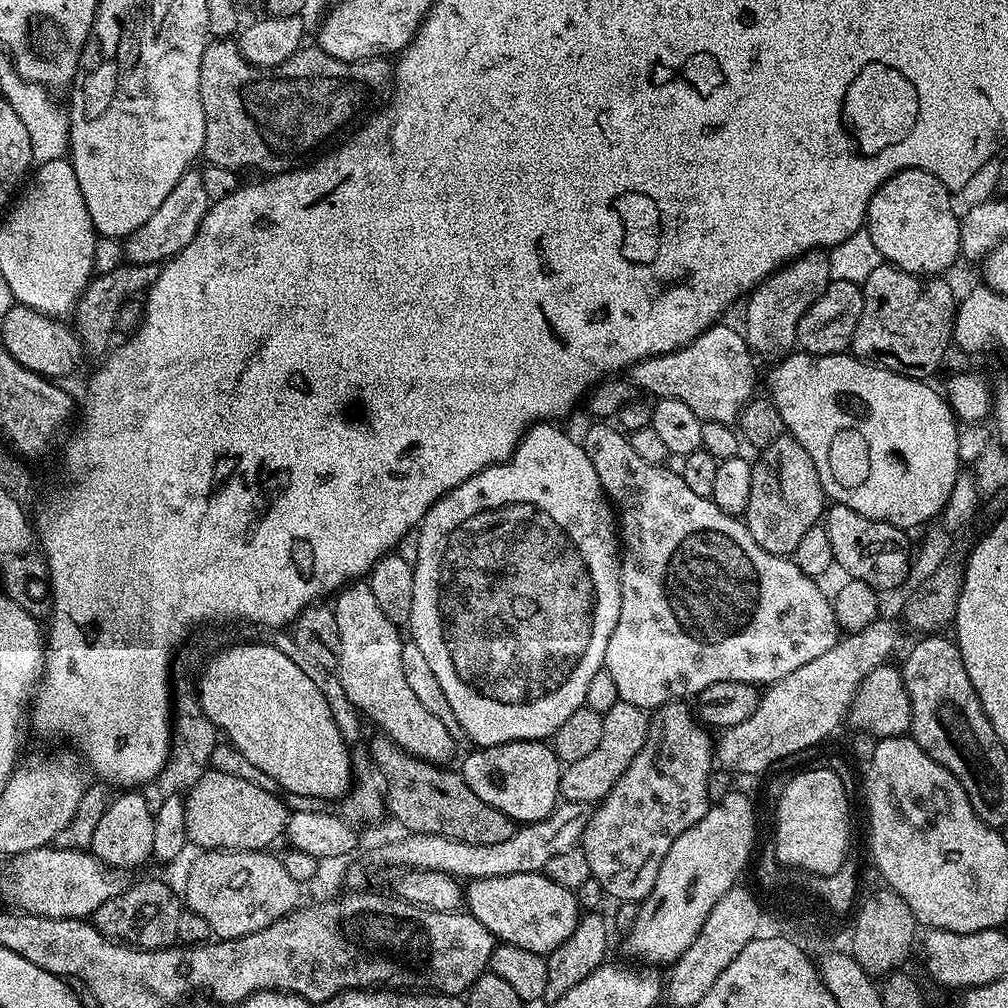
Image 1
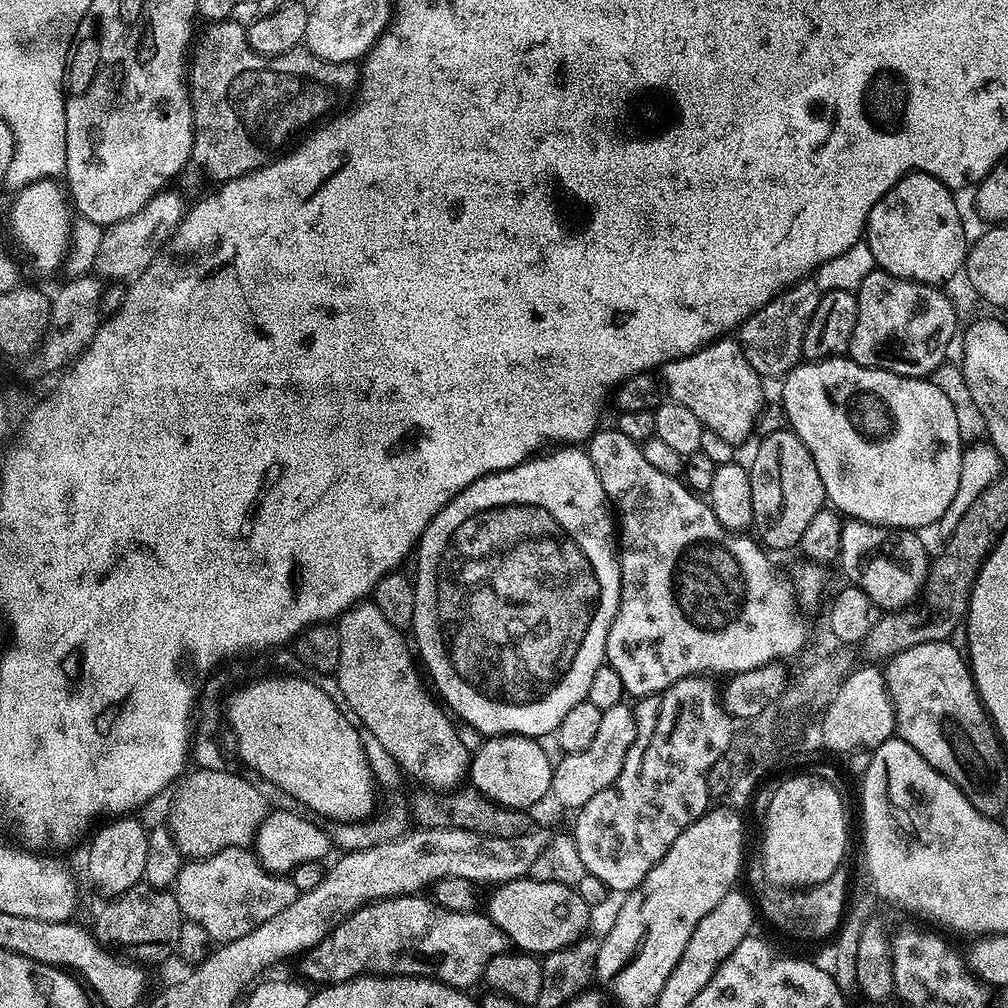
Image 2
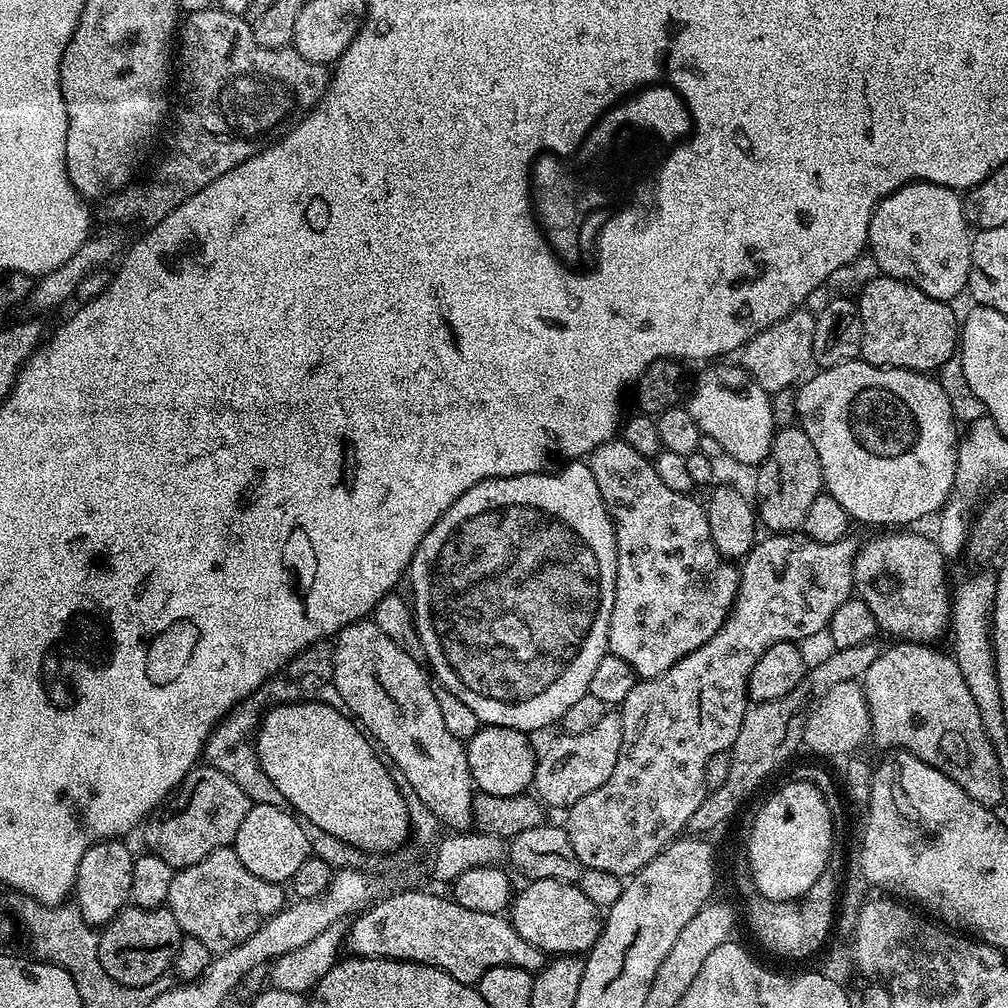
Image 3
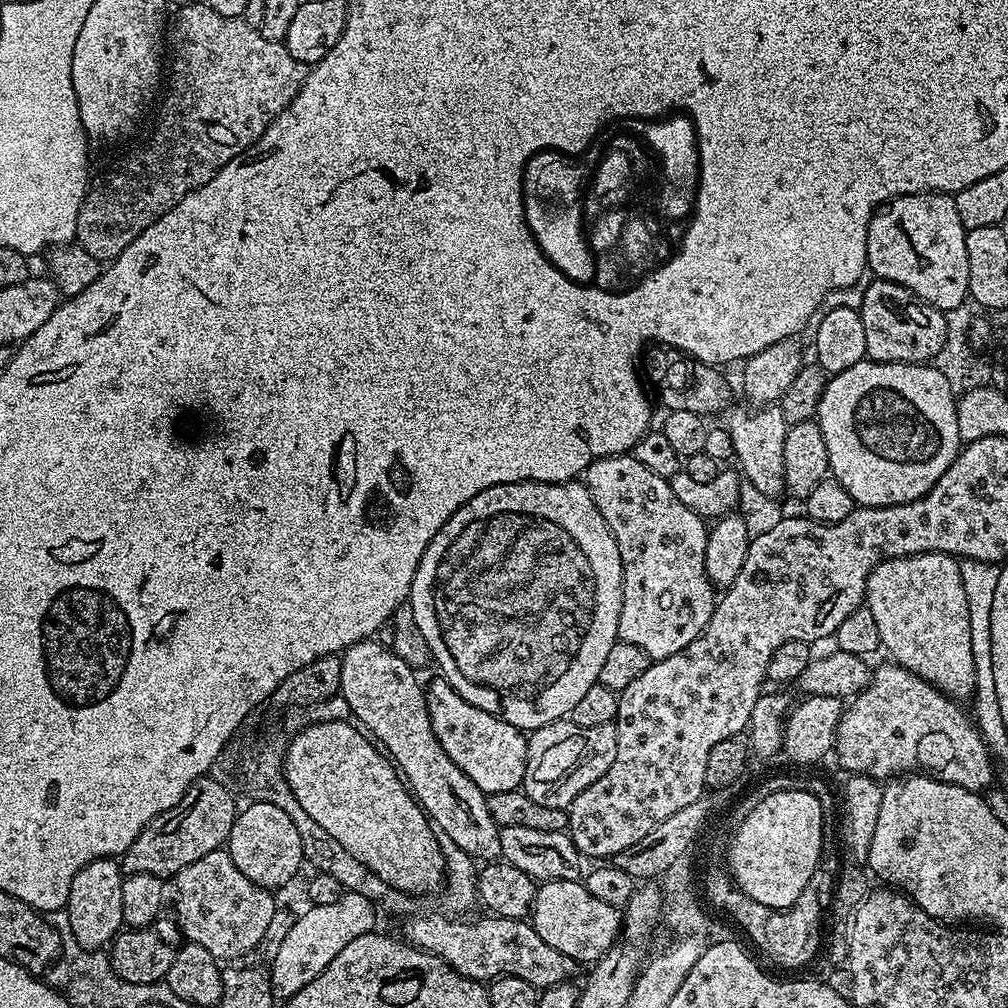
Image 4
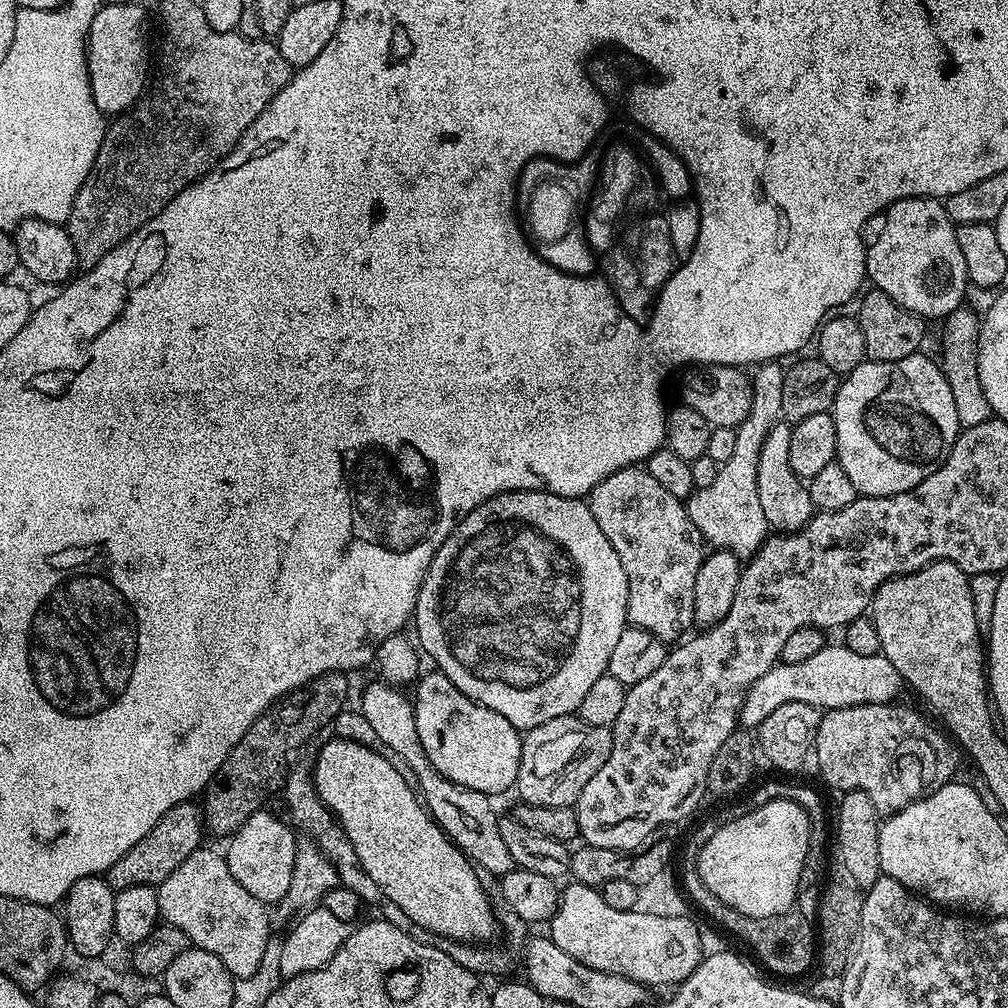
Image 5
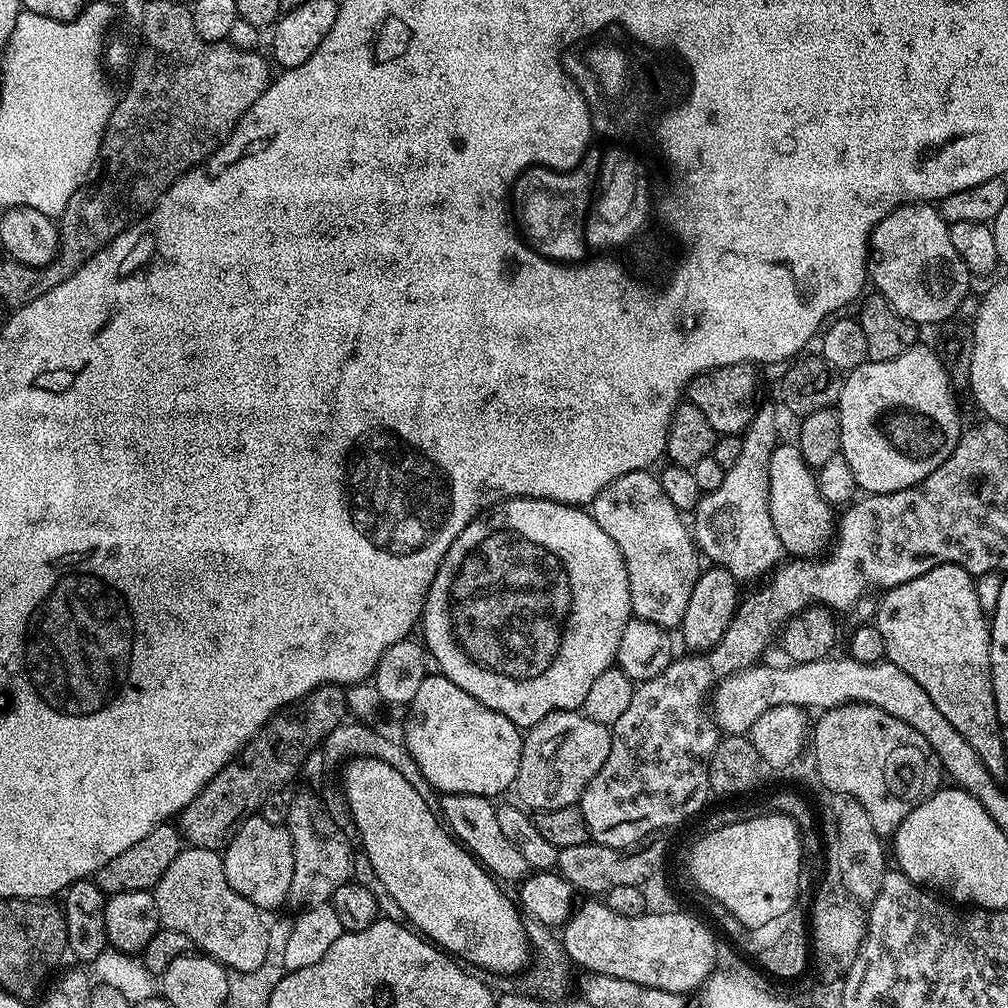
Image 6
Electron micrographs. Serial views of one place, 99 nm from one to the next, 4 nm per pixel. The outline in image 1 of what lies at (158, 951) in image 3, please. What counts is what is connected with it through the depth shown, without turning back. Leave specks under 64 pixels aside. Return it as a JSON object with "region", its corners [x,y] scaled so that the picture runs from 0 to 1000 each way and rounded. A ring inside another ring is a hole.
{"region":[[[141,873],[137,877],[132,876],[121,887],[101,895],[101,899],[97,899],[97,903],[91,906],[89,915],[108,933],[130,937],[133,940],[169,940],[176,936],[177,911],[180,904],[180,890],[171,886],[169,878],[162,877],[159,873]]]}

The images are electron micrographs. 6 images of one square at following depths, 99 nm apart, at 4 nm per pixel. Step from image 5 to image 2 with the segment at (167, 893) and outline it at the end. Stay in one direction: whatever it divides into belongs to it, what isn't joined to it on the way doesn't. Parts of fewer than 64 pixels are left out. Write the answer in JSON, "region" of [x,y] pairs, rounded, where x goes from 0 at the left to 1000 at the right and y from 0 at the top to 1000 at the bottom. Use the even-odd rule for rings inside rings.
{"region":[[[225,841],[199,853],[184,855],[179,860],[173,888],[183,913],[200,919],[210,934],[226,937],[284,903],[296,886],[289,872],[266,865],[246,841]]]}

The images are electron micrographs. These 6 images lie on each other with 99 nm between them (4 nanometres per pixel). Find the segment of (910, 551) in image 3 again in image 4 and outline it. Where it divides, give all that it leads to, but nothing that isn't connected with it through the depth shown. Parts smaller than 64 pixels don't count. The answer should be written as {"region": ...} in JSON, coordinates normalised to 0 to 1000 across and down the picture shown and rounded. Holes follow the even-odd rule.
{"region":[[[912,548],[906,552],[896,552],[895,554],[883,554],[875,557],[861,570],[859,585],[857,586],[859,601],[863,609],[867,609],[868,617],[871,621],[871,629],[876,646],[882,647],[884,654],[895,660],[899,665],[911,669],[919,677],[923,677],[930,685],[943,690],[949,696],[963,695],[966,685],[966,649],[962,641],[962,605],[958,602],[958,581],[954,581],[954,569],[952,568],[952,556],[947,552],[939,552],[937,548]]]}

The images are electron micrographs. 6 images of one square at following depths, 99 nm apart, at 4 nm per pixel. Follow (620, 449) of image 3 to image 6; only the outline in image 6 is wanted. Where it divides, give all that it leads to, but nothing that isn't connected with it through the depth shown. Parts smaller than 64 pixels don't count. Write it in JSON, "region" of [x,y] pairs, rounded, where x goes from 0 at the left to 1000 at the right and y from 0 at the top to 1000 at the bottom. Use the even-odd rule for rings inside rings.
{"region":[[[643,466],[617,470],[587,495],[585,511],[619,552],[628,608],[658,623],[674,624],[696,566],[696,552],[684,521],[675,517],[677,510],[661,494],[654,475]]]}

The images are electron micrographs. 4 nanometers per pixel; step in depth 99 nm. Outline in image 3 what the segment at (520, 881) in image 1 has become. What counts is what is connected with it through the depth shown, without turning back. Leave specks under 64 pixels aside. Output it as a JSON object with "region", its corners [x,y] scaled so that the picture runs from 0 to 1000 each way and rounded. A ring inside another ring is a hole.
{"region":[[[530,873],[521,876],[521,881],[511,886],[510,892],[506,898],[506,912],[508,918],[514,923],[514,927],[518,927],[518,931],[522,931],[522,935],[526,935],[530,938],[534,938],[542,946],[579,946],[583,941],[589,938],[589,935],[595,929],[595,922],[597,920],[597,905],[596,902],[589,899],[589,895],[585,895],[585,891],[581,891],[581,887],[577,887],[577,883],[567,875],[561,875],[559,873]]]}

